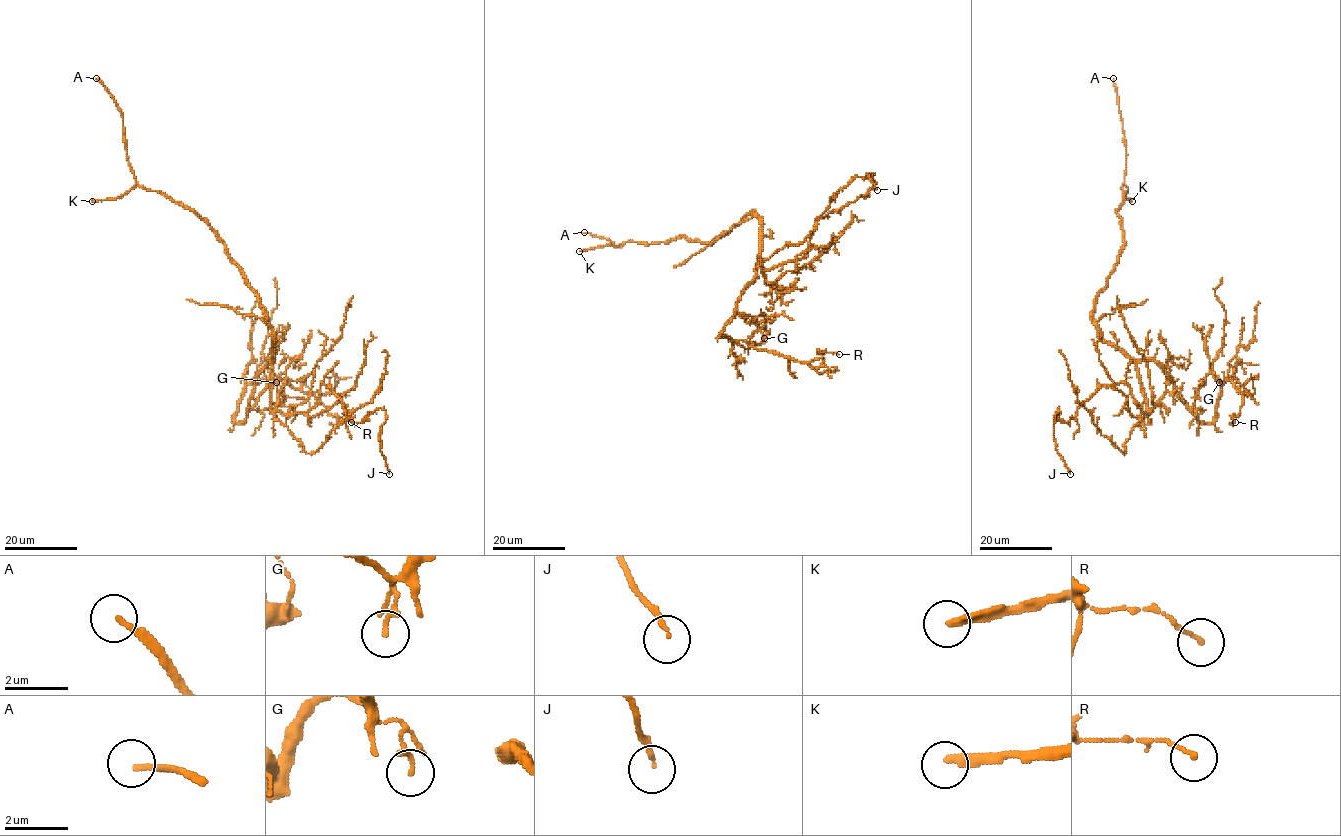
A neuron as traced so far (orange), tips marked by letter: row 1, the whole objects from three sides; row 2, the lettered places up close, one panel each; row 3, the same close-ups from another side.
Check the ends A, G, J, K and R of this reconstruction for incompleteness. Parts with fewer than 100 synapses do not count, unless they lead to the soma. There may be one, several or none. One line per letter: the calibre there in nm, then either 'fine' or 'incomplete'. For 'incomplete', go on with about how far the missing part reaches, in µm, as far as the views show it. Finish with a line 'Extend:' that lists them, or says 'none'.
A: 150 nm | incomplete | 250 µm
G: 140 nm | fine
J: 150 nm | fine
K: 280 nm | incomplete | 130 µm
R: 130 nm | fine
Extend: A, K

